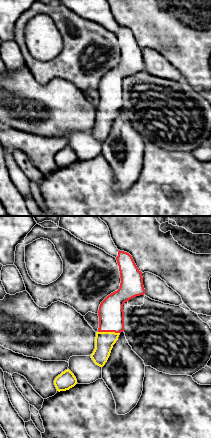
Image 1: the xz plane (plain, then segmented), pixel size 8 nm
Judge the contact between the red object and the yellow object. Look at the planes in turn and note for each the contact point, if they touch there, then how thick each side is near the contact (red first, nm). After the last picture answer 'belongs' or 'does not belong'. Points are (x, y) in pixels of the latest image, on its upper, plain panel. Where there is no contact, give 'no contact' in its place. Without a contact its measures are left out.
(109, 107) | 200/160 nm

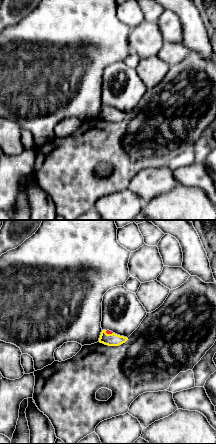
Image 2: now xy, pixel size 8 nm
(109, 109) | 30/100 nm

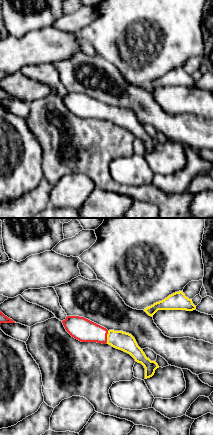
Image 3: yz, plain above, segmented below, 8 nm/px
(106, 113) | 190/150 nm

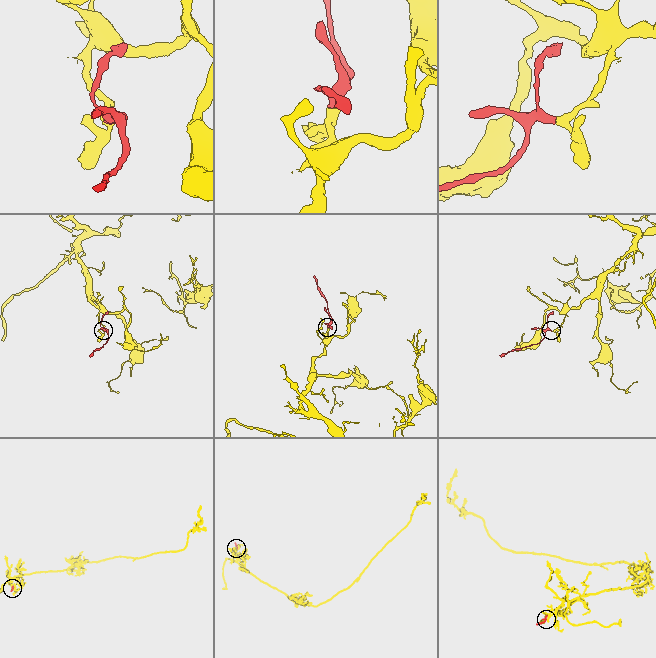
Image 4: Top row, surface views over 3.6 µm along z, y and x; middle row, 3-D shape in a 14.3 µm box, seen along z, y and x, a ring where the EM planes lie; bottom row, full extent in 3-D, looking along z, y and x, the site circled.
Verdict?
belongs

